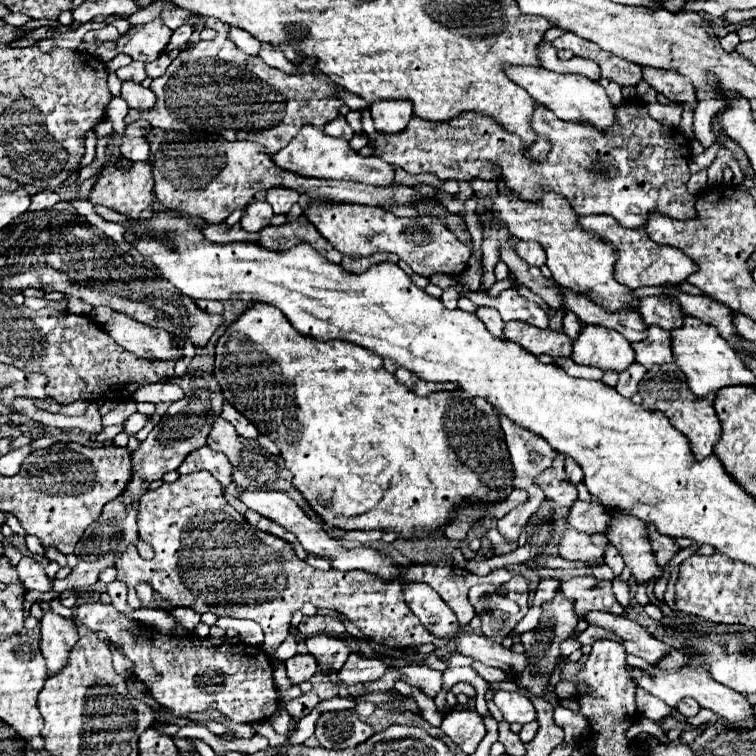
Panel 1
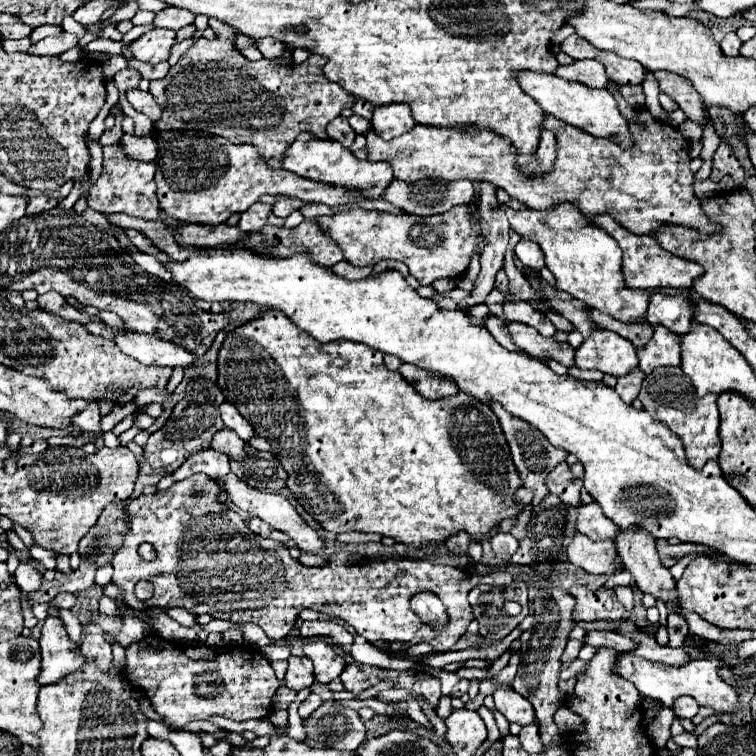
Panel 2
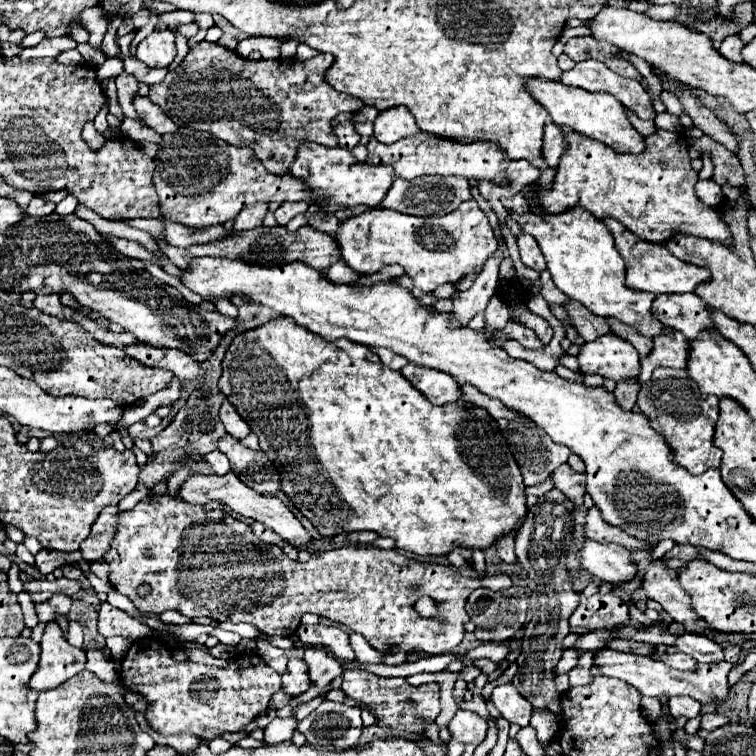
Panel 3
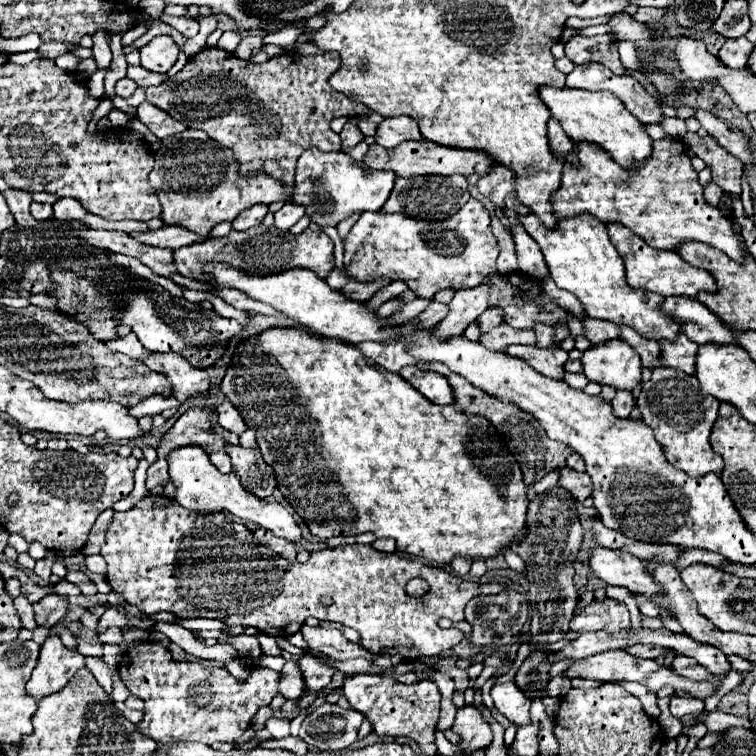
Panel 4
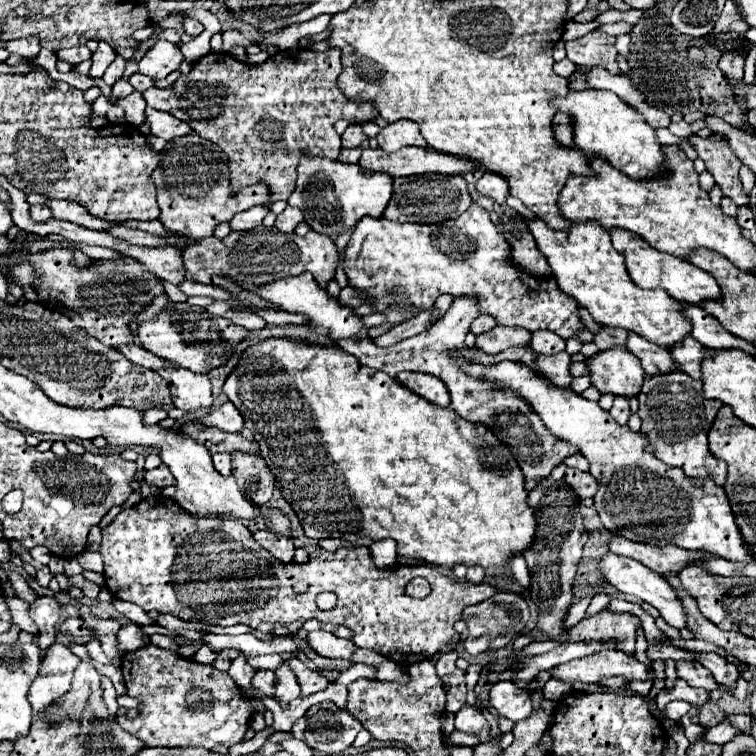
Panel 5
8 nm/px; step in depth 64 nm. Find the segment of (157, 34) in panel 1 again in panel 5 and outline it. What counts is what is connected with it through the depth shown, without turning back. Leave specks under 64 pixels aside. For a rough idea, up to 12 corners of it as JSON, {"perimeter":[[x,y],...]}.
{"perimeter":[[158,40],[138,62],[144,76],[162,80],[184,56],[176,44]]}

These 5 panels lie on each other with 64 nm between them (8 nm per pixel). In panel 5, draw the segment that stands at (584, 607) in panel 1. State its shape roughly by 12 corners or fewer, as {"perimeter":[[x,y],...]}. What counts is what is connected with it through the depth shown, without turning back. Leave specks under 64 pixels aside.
{"perimeter":[[598,612],[568,630],[570,642],[616,642],[634,656],[632,614]]}

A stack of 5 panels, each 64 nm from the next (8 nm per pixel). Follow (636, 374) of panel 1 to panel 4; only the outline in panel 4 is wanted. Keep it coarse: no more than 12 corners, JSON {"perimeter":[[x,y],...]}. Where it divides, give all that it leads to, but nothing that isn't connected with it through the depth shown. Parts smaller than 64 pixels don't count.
{"perimeter":[[618,390],[612,412],[620,418],[628,418],[634,408],[632,392]]}

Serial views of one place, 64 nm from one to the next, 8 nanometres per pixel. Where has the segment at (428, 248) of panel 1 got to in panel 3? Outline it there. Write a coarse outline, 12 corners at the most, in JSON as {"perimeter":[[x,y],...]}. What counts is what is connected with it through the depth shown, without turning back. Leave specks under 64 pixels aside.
{"perimeter":[[476,200],[430,218],[380,208],[340,224],[364,276],[398,264],[424,294],[498,250]]}

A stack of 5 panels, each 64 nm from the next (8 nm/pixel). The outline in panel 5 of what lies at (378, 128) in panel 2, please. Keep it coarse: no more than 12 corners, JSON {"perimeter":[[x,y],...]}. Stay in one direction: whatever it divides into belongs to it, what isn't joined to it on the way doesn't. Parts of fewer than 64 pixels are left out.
{"perimeter":[[398,120],[380,130],[376,140],[386,152],[404,146],[428,150],[418,124]]}

